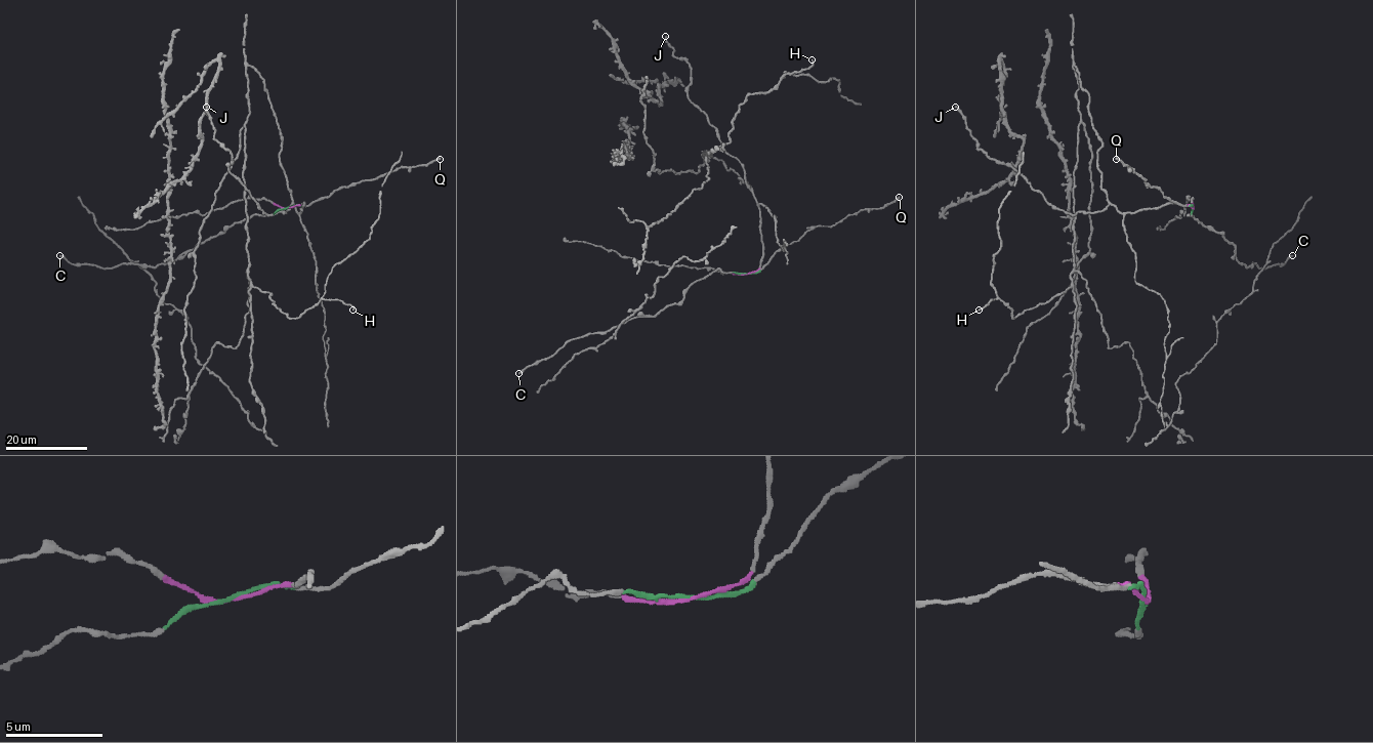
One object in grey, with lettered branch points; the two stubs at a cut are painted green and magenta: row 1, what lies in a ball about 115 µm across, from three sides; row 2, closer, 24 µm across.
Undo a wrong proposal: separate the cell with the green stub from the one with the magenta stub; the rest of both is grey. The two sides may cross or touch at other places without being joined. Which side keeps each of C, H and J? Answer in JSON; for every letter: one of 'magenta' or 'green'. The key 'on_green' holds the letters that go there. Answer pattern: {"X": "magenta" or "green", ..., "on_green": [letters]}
{"C": "green", "H": "magenta", "J": "magenta", "on_green": ["C"]}

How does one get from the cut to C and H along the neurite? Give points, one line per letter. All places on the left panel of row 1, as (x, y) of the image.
C: (287, 207), (235, 221), (175, 259), (155, 266), (119, 263), (100, 267), (72, 263), (59, 255)
H: (287, 207), (303, 202), (297, 211), (263, 79), (247, 66), (248, 279), (290, 318), (322, 298), (352, 310)

